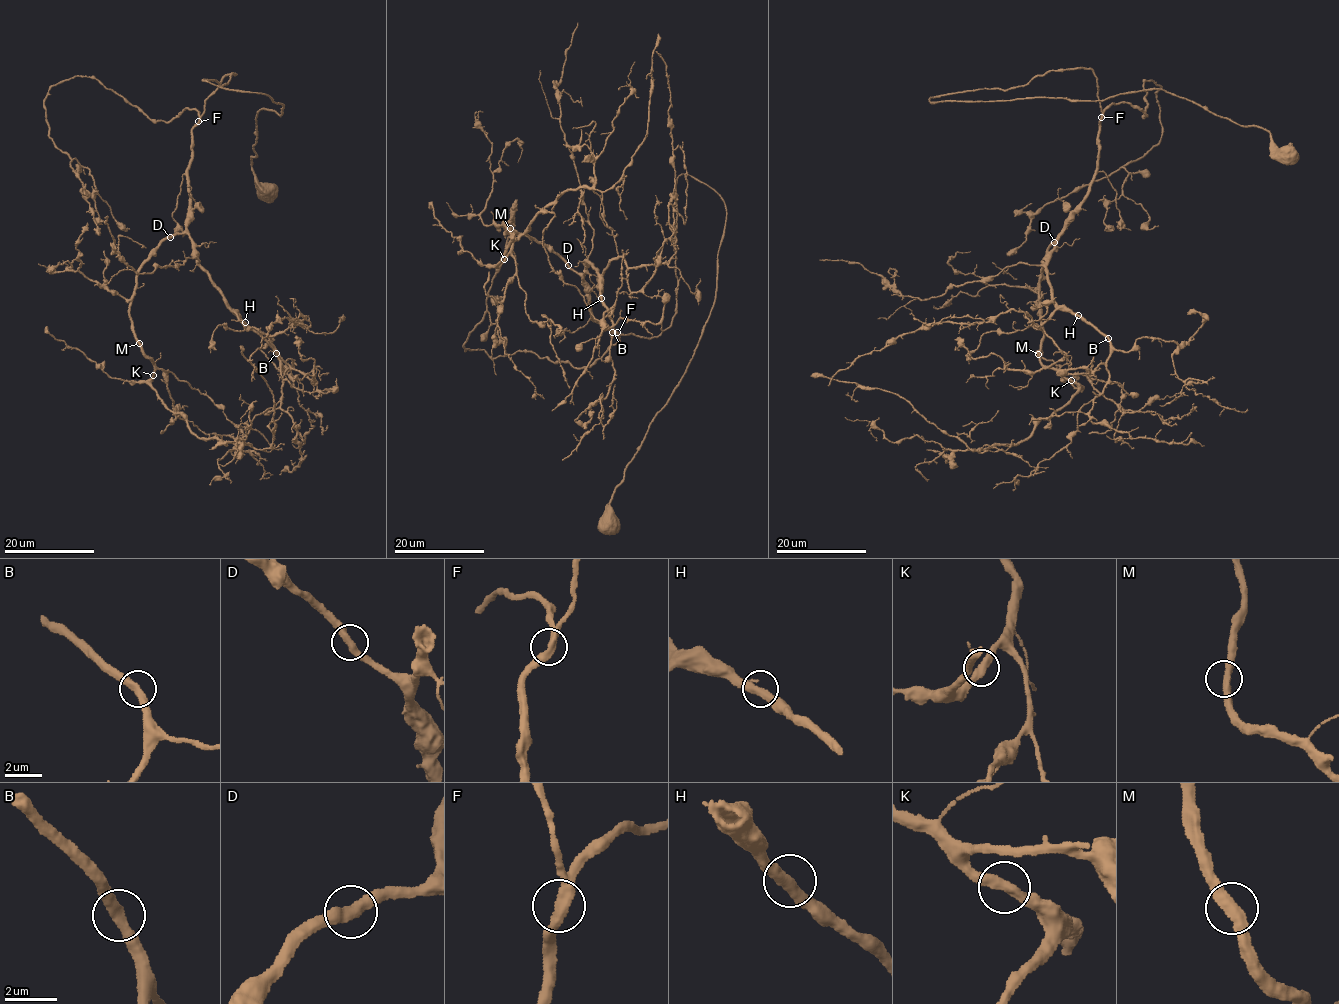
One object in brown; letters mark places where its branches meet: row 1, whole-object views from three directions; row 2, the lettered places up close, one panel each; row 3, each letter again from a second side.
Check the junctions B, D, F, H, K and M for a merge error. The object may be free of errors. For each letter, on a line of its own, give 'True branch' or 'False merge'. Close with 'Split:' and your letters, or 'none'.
B: True branch
D: True branch
F: True branch
H: True branch
K: True branch
M: True branch
Split: none

